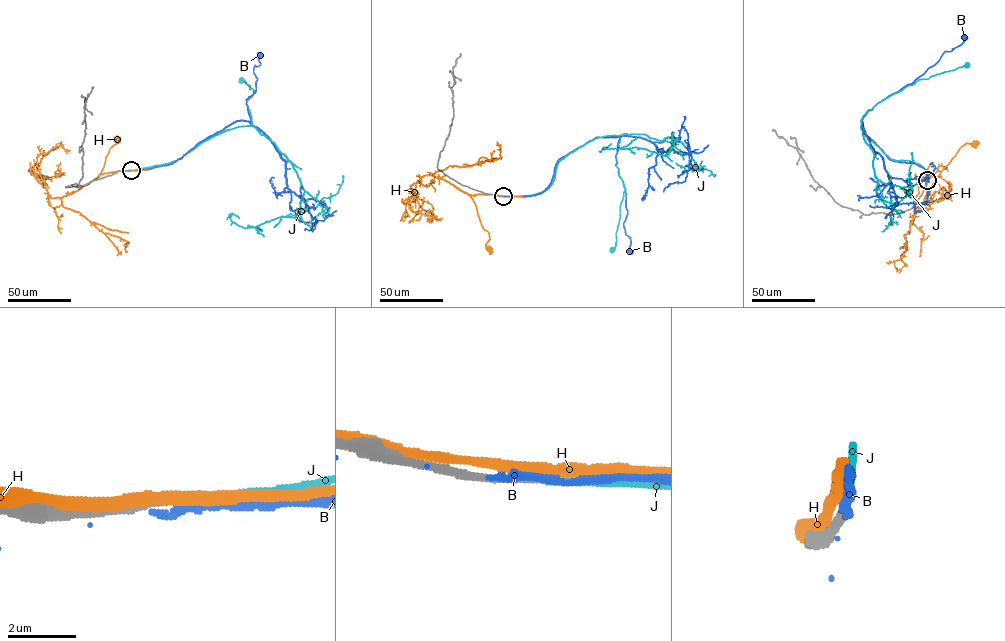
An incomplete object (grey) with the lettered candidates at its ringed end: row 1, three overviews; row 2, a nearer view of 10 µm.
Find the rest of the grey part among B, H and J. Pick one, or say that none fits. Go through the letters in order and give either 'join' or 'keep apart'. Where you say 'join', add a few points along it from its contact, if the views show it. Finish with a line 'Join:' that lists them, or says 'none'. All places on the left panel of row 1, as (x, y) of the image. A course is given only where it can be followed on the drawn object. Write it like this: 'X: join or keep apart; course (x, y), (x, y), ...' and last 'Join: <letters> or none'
B: keep apart
H: keep apart
J: join; course (131, 170), (171, 162), (227, 130), (251, 125), (246, 100), (255, 93), (241, 80)
Join: J

